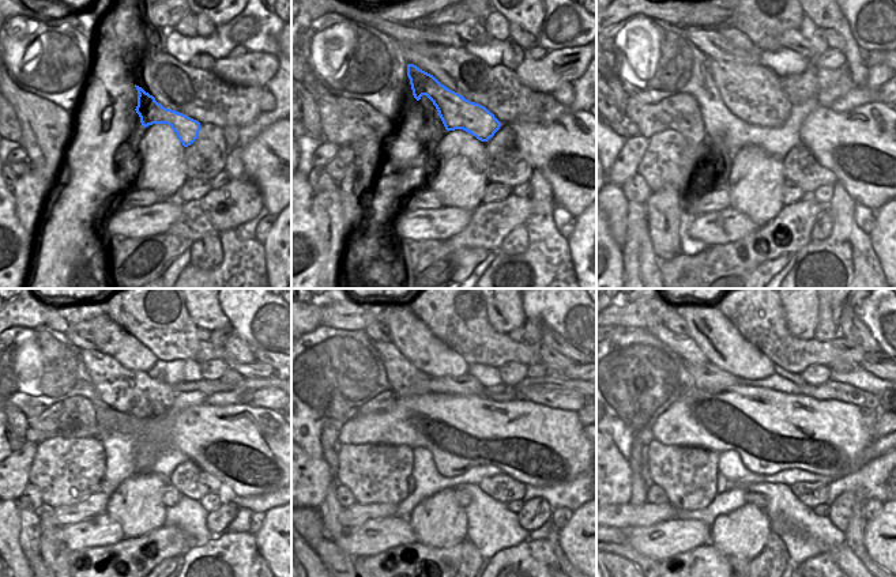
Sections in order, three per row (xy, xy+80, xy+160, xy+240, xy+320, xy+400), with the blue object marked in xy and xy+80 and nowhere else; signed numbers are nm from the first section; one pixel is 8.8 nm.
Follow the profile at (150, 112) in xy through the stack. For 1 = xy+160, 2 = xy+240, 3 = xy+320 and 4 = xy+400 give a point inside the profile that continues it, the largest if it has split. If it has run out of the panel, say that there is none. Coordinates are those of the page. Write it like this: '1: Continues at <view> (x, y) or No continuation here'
1: Continues at xy+160 (753, 93)
2: Continues at xy+240 (134, 392)
3: Continues at xy+320 (405, 378)
4: Continues at xy+400 (684, 346).

